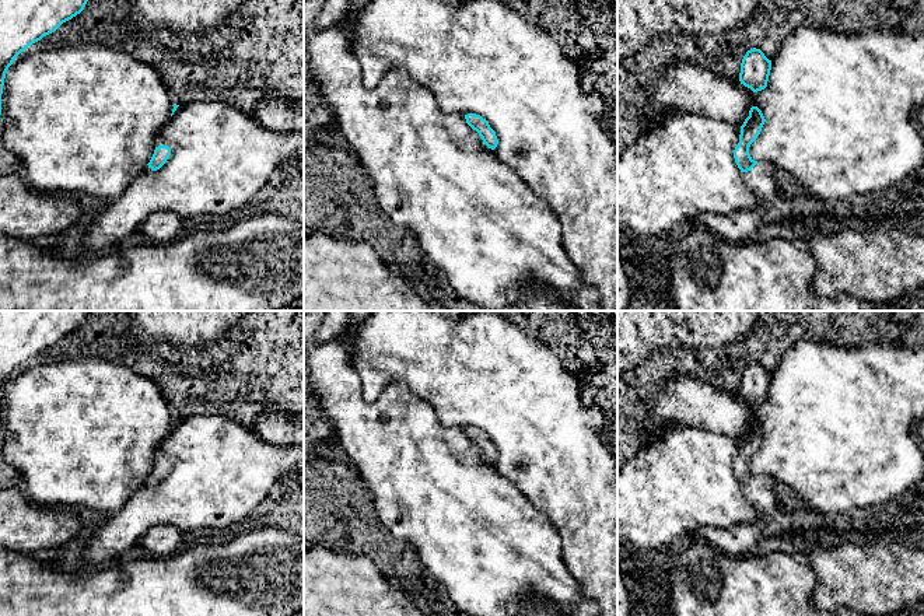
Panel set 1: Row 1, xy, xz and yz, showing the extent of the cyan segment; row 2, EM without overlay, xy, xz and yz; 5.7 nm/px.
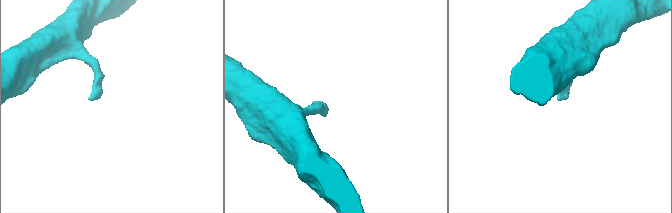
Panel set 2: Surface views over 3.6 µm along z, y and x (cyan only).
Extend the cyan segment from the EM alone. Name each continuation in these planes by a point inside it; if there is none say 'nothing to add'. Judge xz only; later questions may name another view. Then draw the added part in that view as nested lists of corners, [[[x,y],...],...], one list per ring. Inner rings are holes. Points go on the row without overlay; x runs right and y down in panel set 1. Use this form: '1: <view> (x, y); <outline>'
nothing to add

